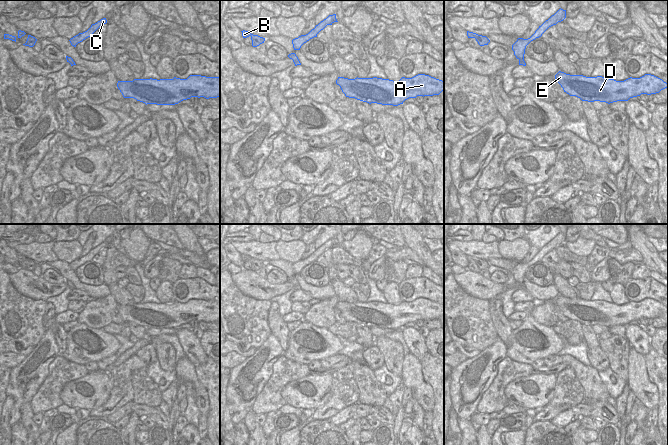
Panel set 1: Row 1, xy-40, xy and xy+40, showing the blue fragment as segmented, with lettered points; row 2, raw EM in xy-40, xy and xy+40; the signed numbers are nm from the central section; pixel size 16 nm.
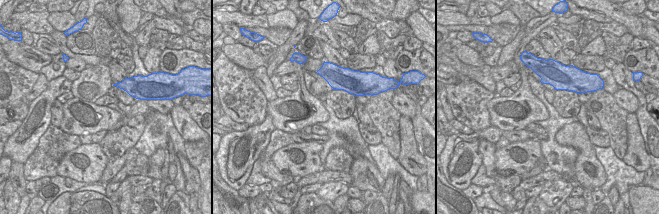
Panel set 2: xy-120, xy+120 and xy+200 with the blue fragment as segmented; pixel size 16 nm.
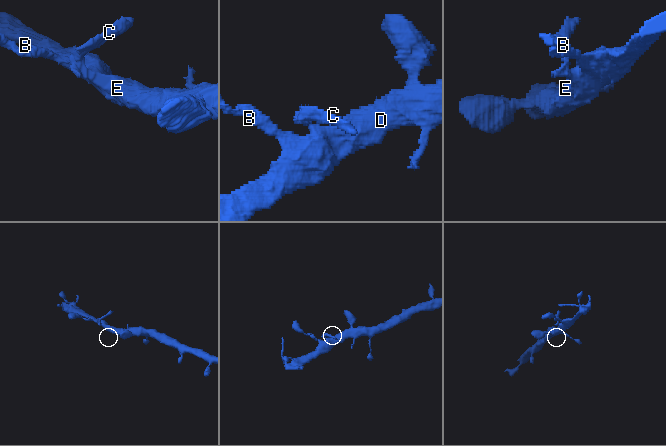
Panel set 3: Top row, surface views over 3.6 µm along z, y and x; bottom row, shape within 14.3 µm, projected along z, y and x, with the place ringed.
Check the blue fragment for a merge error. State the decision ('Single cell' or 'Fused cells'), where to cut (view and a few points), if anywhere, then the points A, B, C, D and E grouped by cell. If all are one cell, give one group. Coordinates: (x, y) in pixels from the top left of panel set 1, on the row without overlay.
Single cell. No split. Groups: A B C D E

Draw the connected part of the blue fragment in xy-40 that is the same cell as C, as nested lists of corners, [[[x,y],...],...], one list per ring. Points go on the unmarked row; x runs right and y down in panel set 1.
[[[106,242],[101,243],[100,245],[98,245],[95,248],[92,248],[91,251],[83,256],[83,257],[79,257],[78,259],[74,260],[73,262],[71,262],[69,265],[71,267],[72,270],[76,271],[76,269],[80,266],[82,266],[83,264],[85,264],[88,261],[92,261],[93,257],[102,249],[106,248],[107,244]]]

